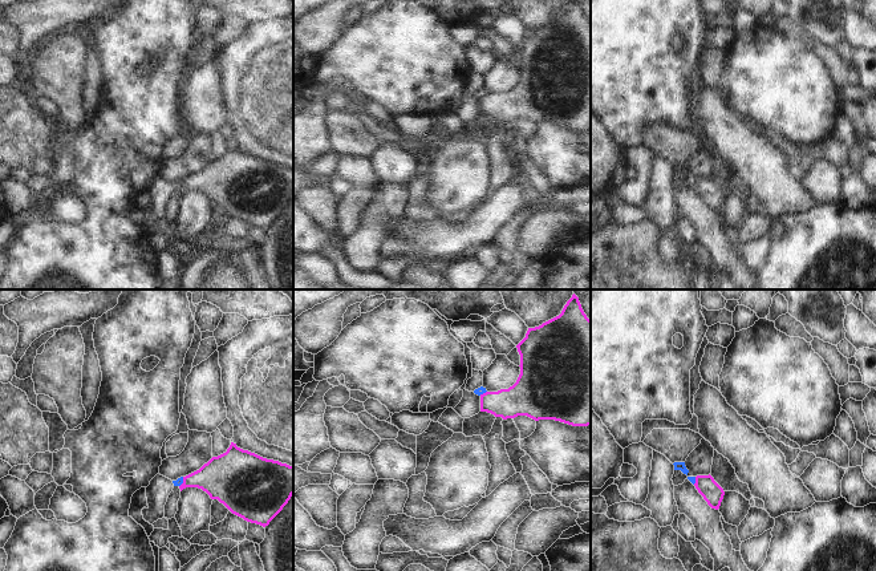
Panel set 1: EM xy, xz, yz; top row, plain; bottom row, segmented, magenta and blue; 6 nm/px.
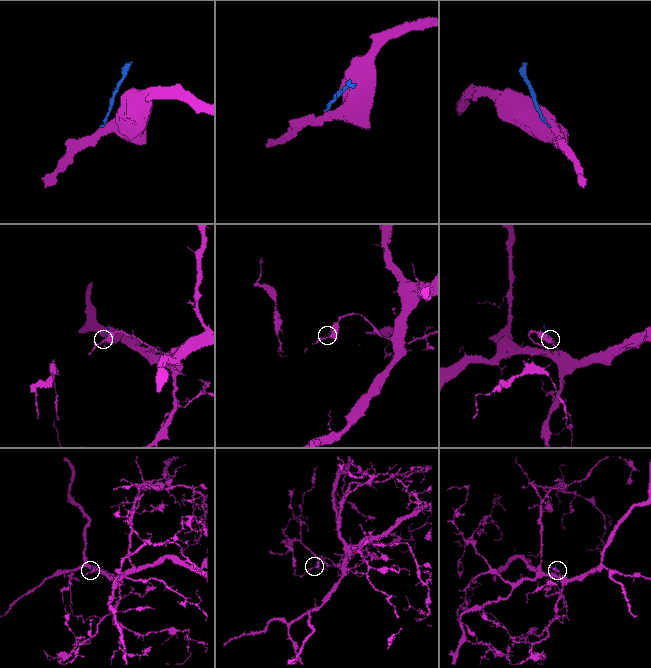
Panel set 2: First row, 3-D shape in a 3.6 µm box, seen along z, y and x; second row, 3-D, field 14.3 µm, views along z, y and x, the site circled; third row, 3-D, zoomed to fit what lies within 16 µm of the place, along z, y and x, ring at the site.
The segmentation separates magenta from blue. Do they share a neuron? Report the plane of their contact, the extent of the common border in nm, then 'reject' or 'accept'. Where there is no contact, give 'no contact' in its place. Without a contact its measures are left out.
contact in xy; length 70 nm; reject

